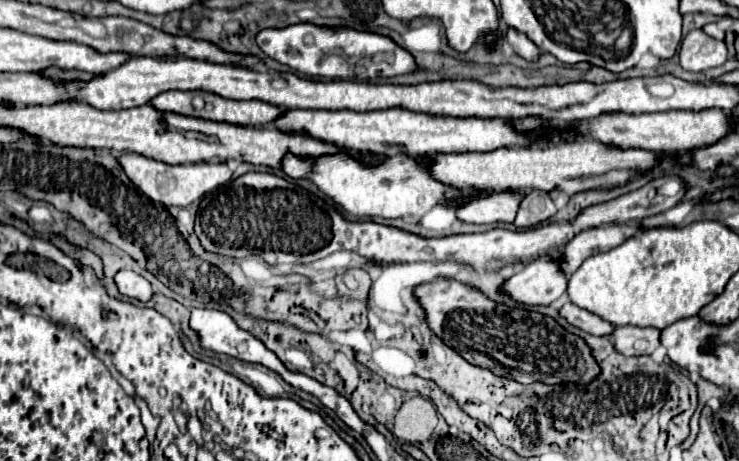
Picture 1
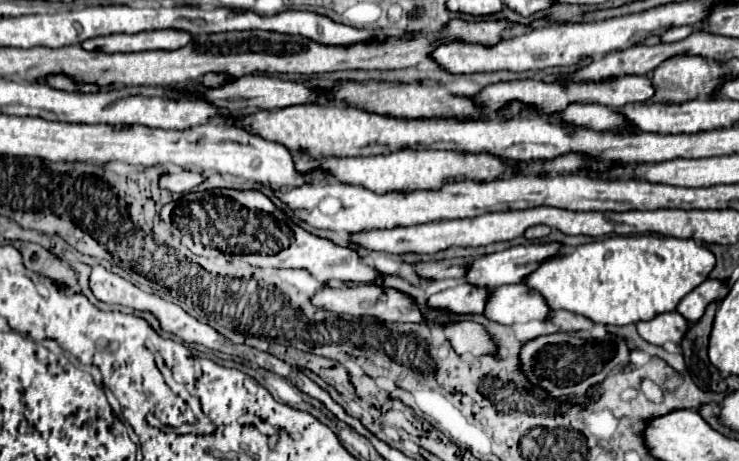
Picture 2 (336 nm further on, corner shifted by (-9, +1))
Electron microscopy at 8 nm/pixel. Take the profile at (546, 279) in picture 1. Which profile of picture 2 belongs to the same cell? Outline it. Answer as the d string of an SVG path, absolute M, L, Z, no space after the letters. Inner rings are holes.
M461 281L451 289L431 295L427 299L427 307L443 309L455 315L475 315L485 309L485 295L489 295L489 289L469 287L469 283Z

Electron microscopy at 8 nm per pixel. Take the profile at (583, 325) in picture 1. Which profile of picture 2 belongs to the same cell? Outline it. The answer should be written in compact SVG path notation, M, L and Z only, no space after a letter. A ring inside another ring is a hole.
M515 283L491 289L483 315L501 325L517 325L531 319L545 321L549 307L545 307L545 299L537 291L529 291L525 283Z

